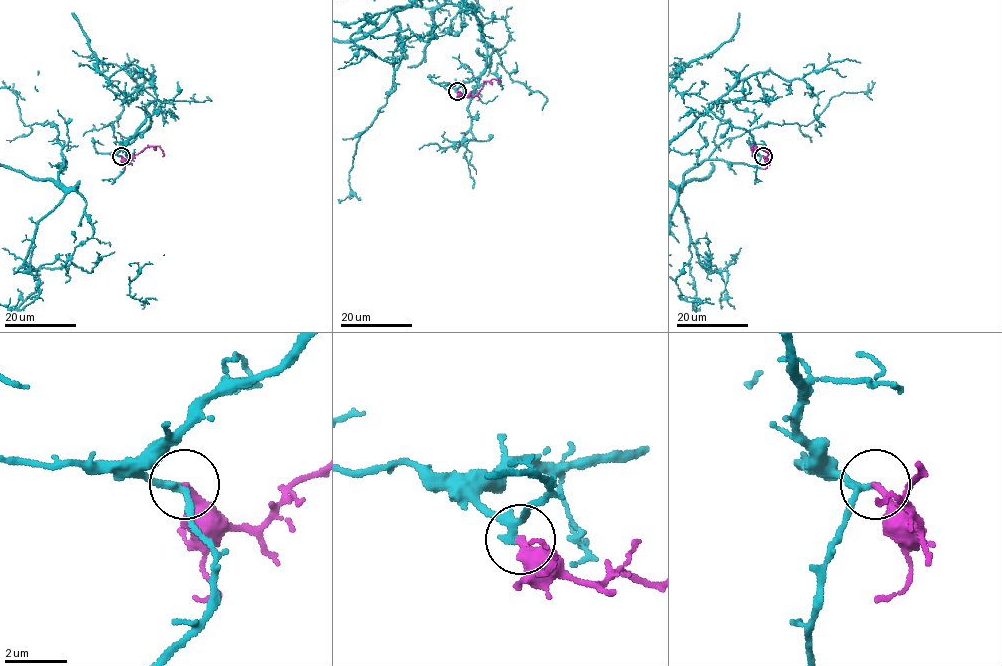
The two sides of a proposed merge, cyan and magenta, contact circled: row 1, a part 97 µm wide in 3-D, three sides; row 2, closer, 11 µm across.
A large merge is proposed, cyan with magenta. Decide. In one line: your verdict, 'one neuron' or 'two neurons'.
one neuron

